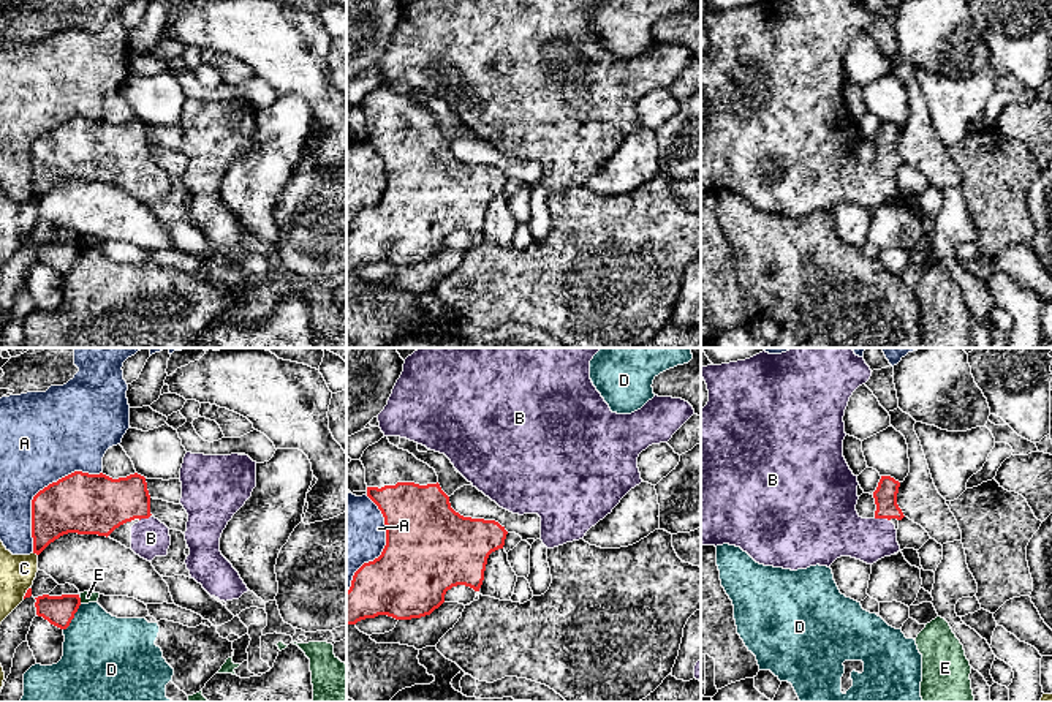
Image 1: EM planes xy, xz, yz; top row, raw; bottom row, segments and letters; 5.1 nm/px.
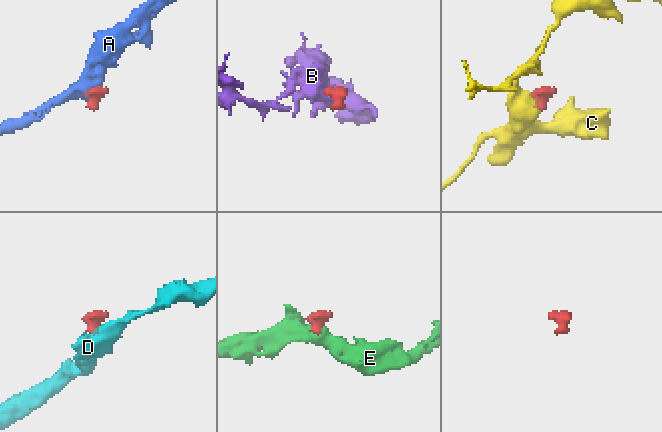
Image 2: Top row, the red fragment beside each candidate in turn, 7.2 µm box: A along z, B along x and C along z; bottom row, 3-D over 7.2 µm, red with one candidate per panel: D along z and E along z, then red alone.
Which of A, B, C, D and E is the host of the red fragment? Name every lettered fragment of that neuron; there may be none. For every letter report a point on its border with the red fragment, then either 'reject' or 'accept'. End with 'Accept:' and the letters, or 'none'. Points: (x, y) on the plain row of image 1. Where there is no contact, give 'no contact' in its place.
A: contact xy (40, 136); reject
B: contact yz (881, 163); accept
C: contact xy (35, 198); reject
D: contact xy (73, 263); reject
E: contact xy (79, 247); reject
Accept: B

